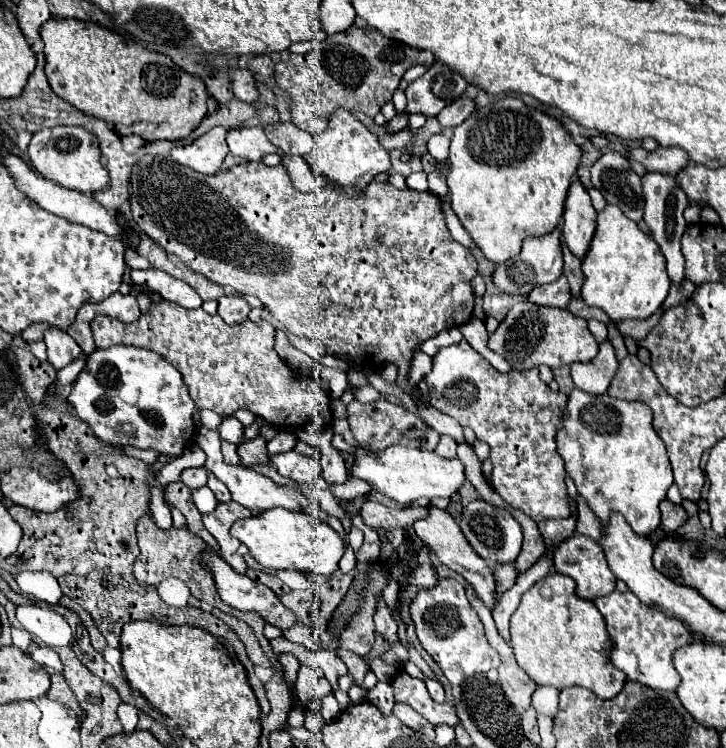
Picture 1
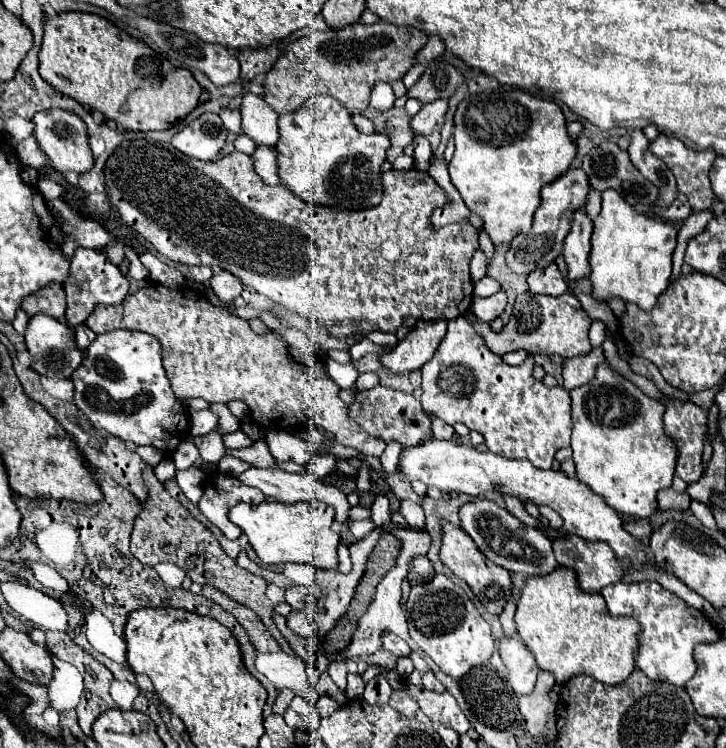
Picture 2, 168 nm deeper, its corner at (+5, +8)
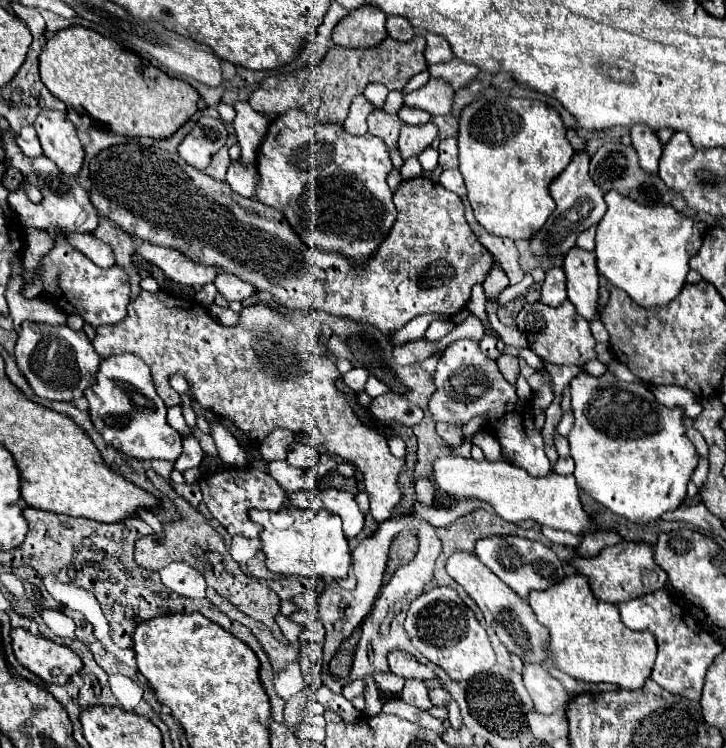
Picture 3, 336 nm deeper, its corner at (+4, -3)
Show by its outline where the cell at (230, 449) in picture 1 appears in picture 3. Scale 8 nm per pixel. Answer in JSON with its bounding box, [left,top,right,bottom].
[259,429,295,461]

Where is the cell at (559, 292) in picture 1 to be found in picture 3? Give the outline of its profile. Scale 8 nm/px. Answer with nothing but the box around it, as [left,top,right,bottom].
[541,267,567,305]

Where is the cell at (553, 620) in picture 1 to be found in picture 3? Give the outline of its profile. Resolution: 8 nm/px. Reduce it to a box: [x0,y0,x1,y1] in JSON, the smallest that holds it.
[529,573,657,689]

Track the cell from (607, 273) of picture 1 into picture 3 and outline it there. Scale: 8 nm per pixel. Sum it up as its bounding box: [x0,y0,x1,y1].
[597,191,705,307]

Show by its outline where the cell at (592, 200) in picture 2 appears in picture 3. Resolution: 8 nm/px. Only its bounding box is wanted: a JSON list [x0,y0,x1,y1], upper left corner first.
[577,225,595,251]

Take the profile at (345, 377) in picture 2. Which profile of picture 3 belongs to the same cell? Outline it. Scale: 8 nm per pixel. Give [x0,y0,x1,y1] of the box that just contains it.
[343,367,369,393]

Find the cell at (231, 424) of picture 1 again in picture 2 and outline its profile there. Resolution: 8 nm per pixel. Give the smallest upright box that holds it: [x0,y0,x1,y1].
[190,410,218,436]

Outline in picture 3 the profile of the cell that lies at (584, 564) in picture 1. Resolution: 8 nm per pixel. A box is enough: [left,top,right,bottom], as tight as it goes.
[569,541,667,603]

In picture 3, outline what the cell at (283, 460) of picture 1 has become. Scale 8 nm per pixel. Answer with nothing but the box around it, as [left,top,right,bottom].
[285,443,319,469]

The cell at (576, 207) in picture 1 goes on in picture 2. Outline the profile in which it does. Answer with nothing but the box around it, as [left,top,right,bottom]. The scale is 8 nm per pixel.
[564,208,592,280]

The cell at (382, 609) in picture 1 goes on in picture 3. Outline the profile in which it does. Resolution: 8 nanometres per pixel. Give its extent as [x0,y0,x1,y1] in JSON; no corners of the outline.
[389,649,437,681]

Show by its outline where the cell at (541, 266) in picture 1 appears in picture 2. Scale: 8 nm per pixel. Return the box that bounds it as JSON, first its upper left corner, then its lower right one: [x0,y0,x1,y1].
[506,170,588,274]

